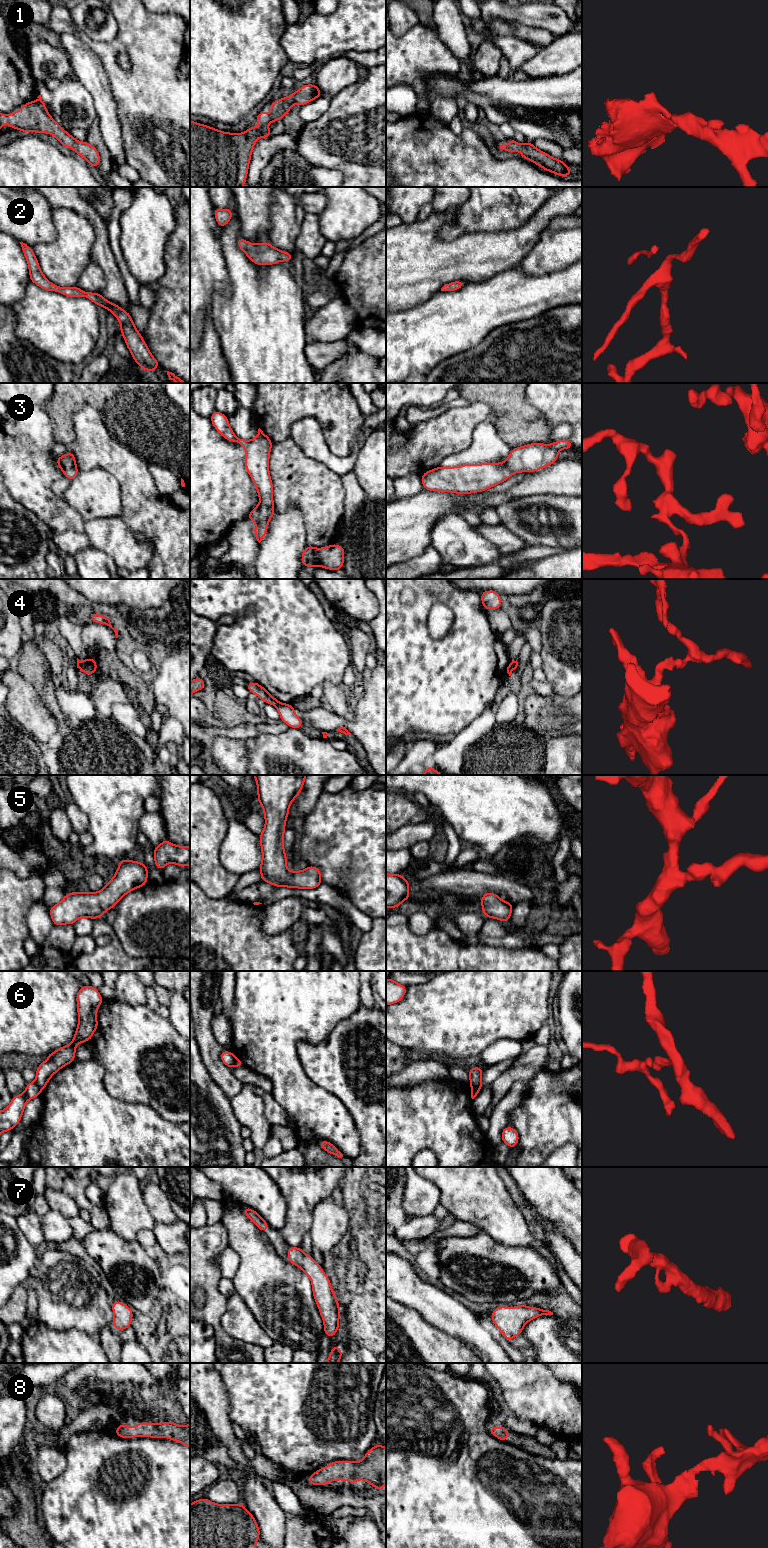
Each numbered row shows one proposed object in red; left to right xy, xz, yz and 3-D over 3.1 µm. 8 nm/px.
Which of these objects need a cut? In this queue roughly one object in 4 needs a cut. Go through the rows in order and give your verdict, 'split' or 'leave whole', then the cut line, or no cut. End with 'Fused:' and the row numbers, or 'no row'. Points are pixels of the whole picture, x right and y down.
1: leave whole | no cut
2: leave whole | no cut
3: split | xz (259, 504), (273, 508)
4: split | xz (280, 703), (276, 706)
5: leave whole | no cut
6: split | yz (470, 1084), (480, 1087)
7: leave whole | no cut
8: leave whole | no cut
Fused: 3, 4, 6

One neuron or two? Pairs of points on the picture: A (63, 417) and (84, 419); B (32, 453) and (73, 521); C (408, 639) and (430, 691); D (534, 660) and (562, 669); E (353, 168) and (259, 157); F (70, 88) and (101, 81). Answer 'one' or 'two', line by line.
A: two
B: one
C: one
D: two
E: two
F: two

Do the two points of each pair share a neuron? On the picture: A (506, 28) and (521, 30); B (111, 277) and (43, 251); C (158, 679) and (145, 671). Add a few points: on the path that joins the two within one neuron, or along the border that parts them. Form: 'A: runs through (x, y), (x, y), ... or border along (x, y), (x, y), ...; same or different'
A: runs through (510, 29), (517, 30); same
B: border along (95, 237), (90, 252), (90, 260); different
C: border along (157, 658), (154, 671), (147, 677); different

